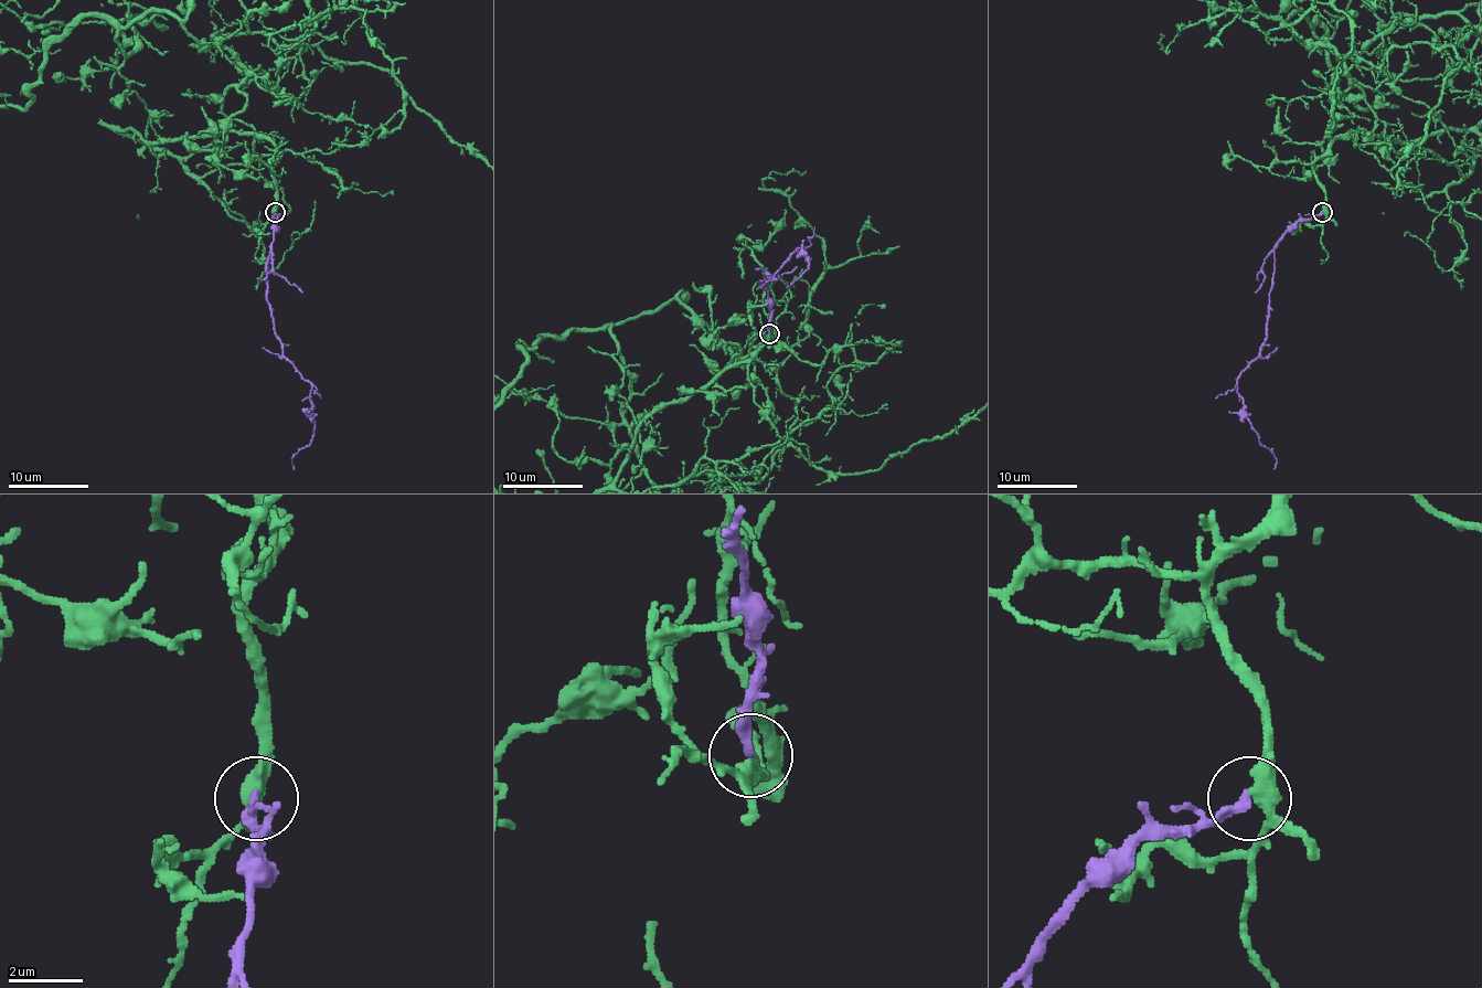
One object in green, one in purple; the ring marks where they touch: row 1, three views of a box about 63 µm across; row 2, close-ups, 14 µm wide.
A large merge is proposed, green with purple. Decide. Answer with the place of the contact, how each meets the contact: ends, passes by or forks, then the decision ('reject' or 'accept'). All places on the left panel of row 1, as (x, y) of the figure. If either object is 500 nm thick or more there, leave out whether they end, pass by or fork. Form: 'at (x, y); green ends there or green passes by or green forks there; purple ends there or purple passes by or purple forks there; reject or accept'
at (275, 212); green forks there; purple ends there; accept

